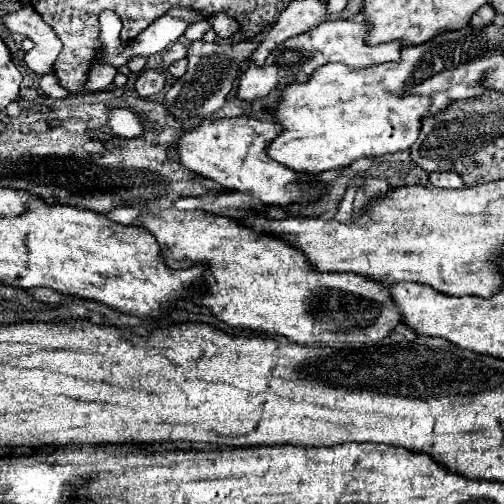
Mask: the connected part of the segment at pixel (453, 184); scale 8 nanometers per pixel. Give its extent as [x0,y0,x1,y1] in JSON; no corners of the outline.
[428,172,464,188]

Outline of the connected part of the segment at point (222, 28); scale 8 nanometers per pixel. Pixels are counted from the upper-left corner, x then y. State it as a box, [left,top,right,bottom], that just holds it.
[208,14,240,38]

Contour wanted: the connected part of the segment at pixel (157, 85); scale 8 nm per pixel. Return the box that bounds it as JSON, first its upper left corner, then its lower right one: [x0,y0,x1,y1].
[136,70,166,98]

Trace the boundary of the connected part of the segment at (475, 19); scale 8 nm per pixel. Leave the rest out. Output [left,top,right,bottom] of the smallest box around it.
[470,4,494,30]

